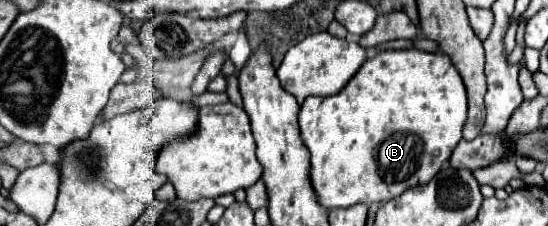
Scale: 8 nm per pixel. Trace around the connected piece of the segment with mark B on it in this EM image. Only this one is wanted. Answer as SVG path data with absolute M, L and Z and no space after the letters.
M402 49L402 51L380 51L374 55L374 59L368 59L362 69L350 79L350 83L336 95L328 97L306 97L304 105L300 107L298 113L298 127L300 127L300 137L310 151L310 183L314 187L314 193L318 197L318 203L326 209L336 209L336 207L350 207L356 203L376 203L376 201L390 201L398 197L402 191L424 185L428 183L442 167L442 163L452 155L454 147L462 139L462 125L466 121L466 89L462 83L462 77L456 73L452 61L444 53L426 53L420 49Z

